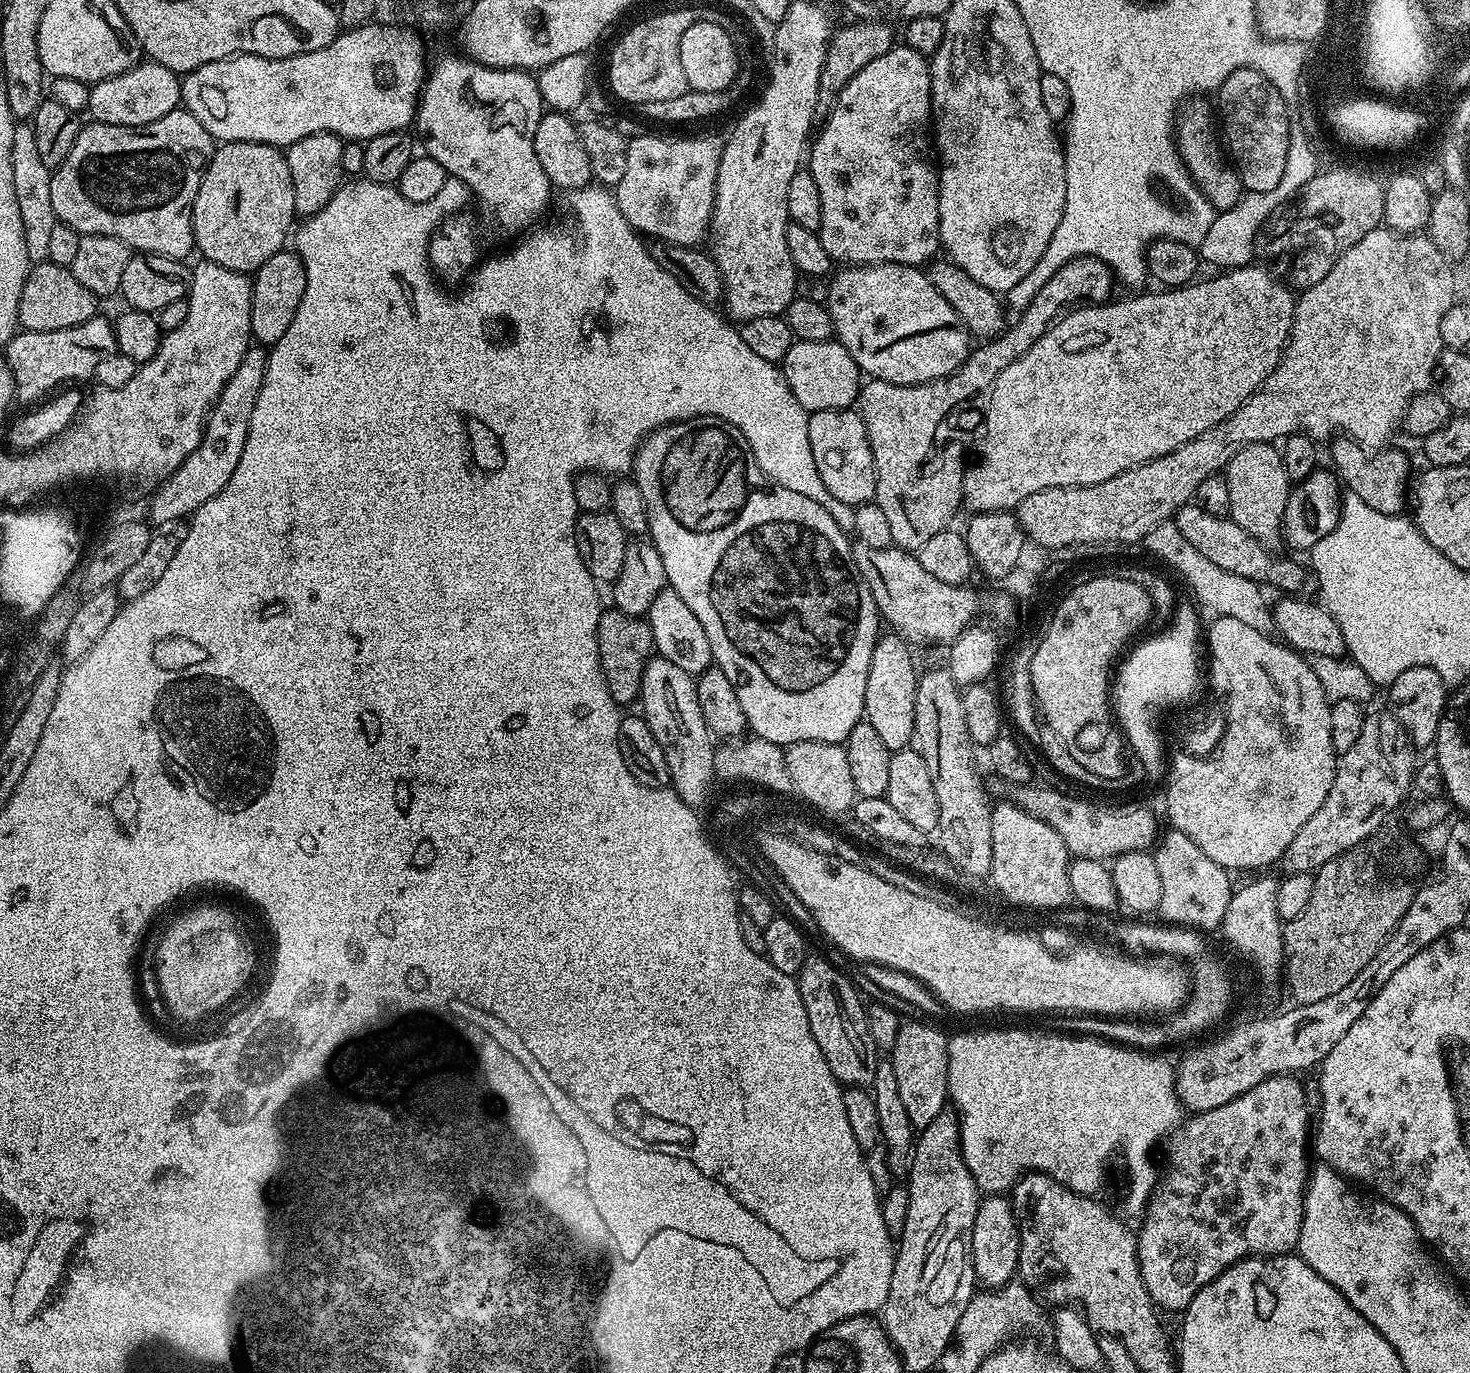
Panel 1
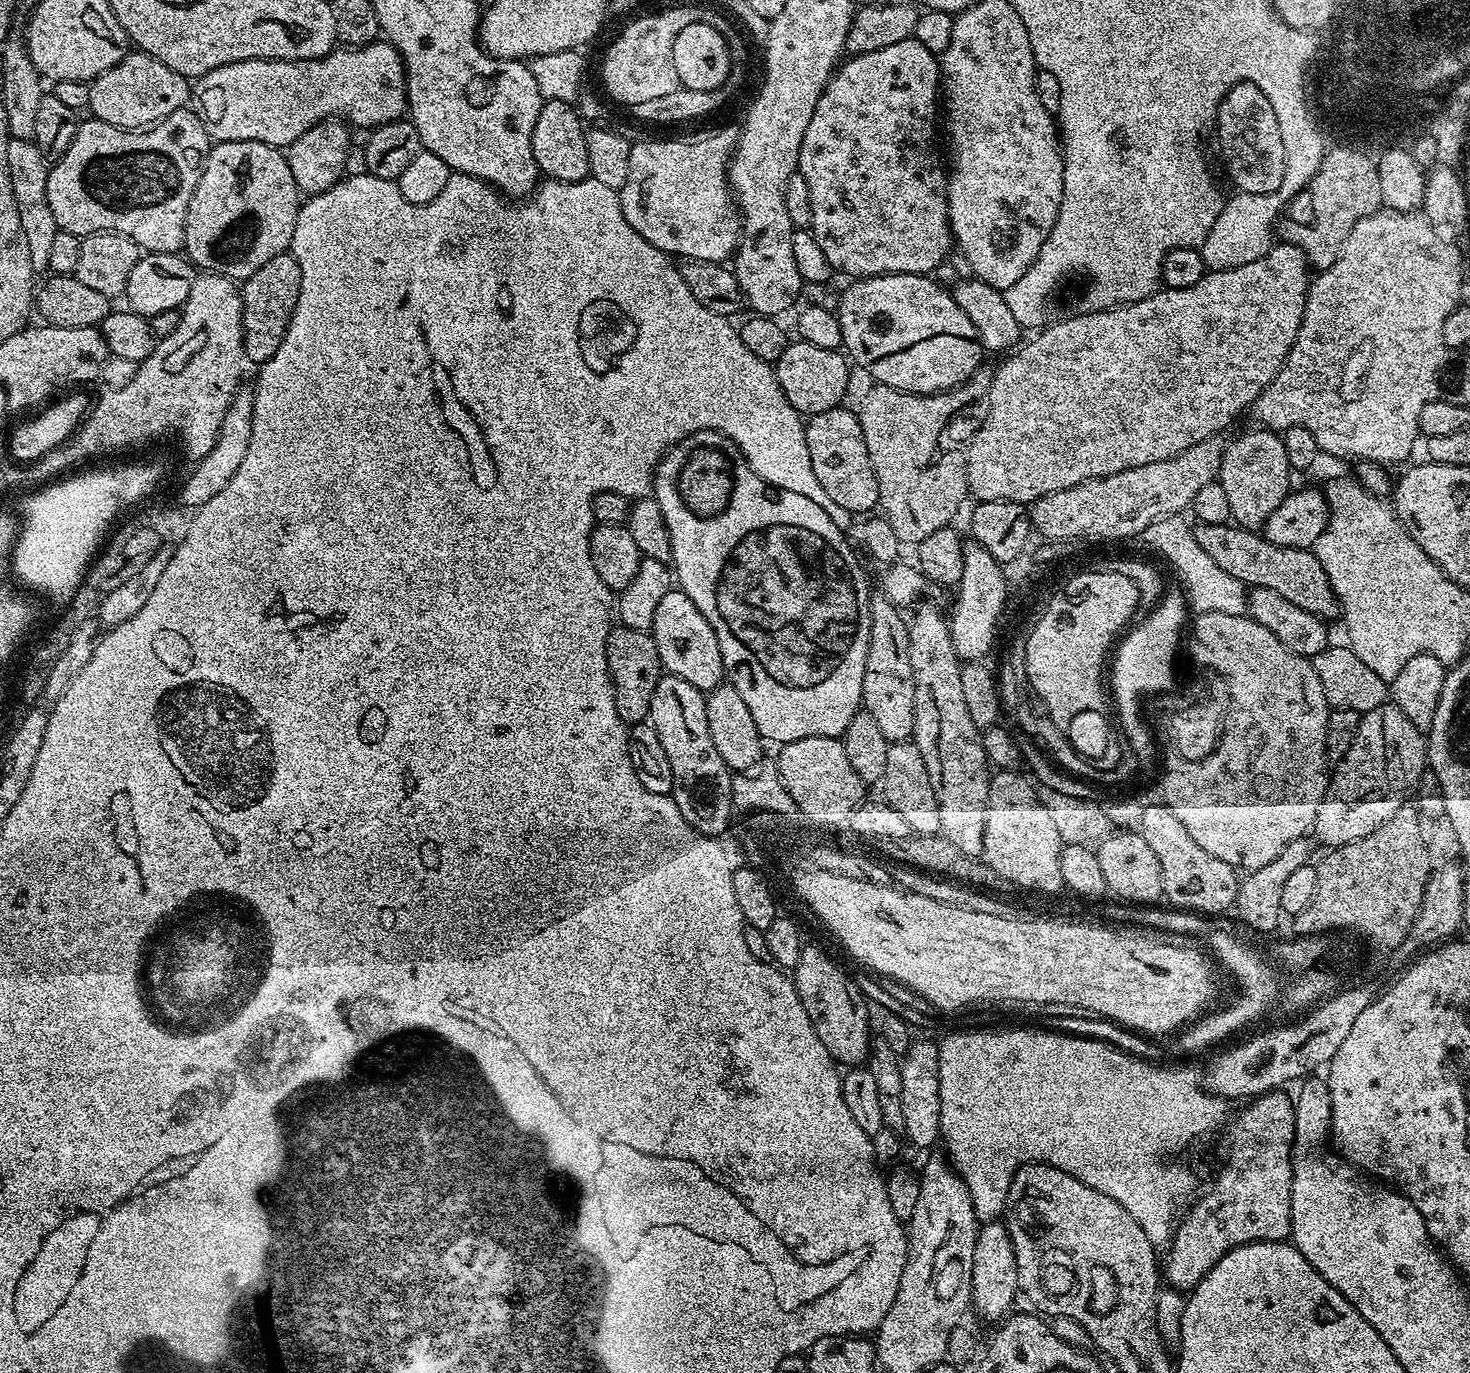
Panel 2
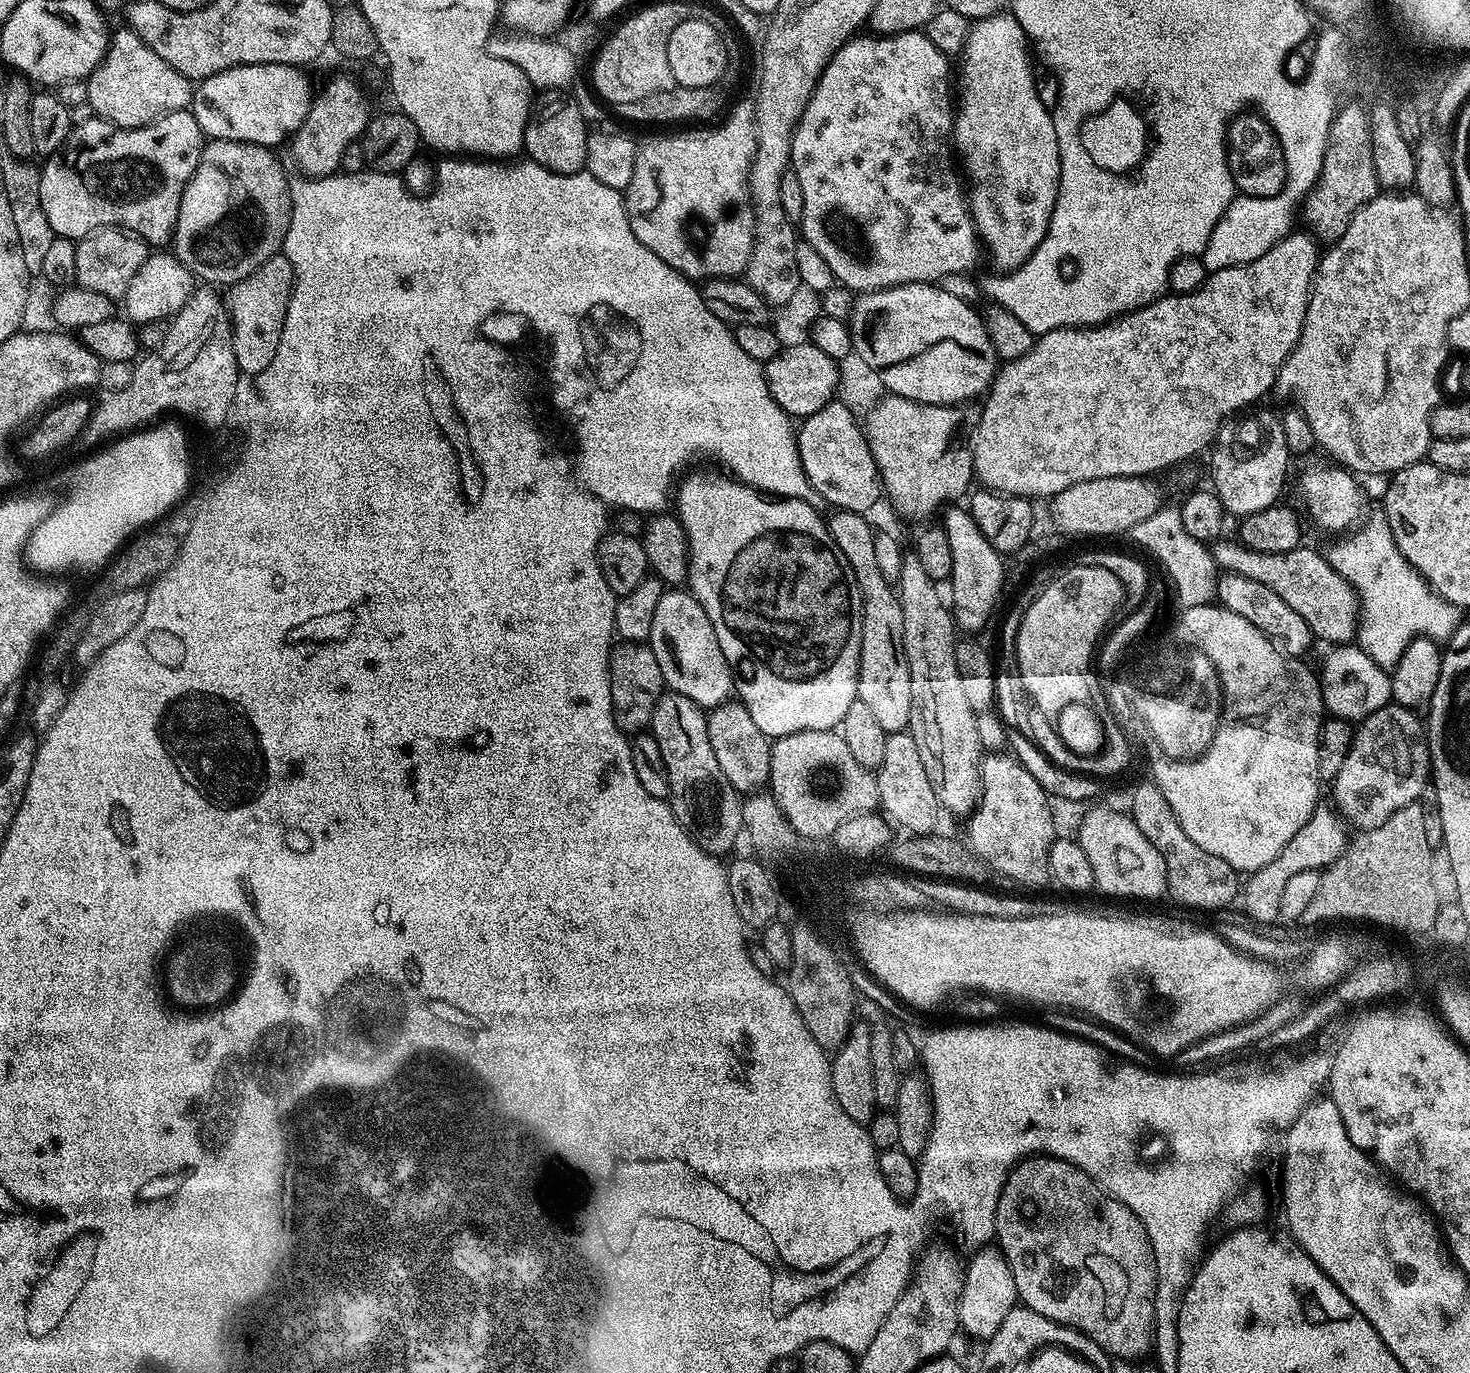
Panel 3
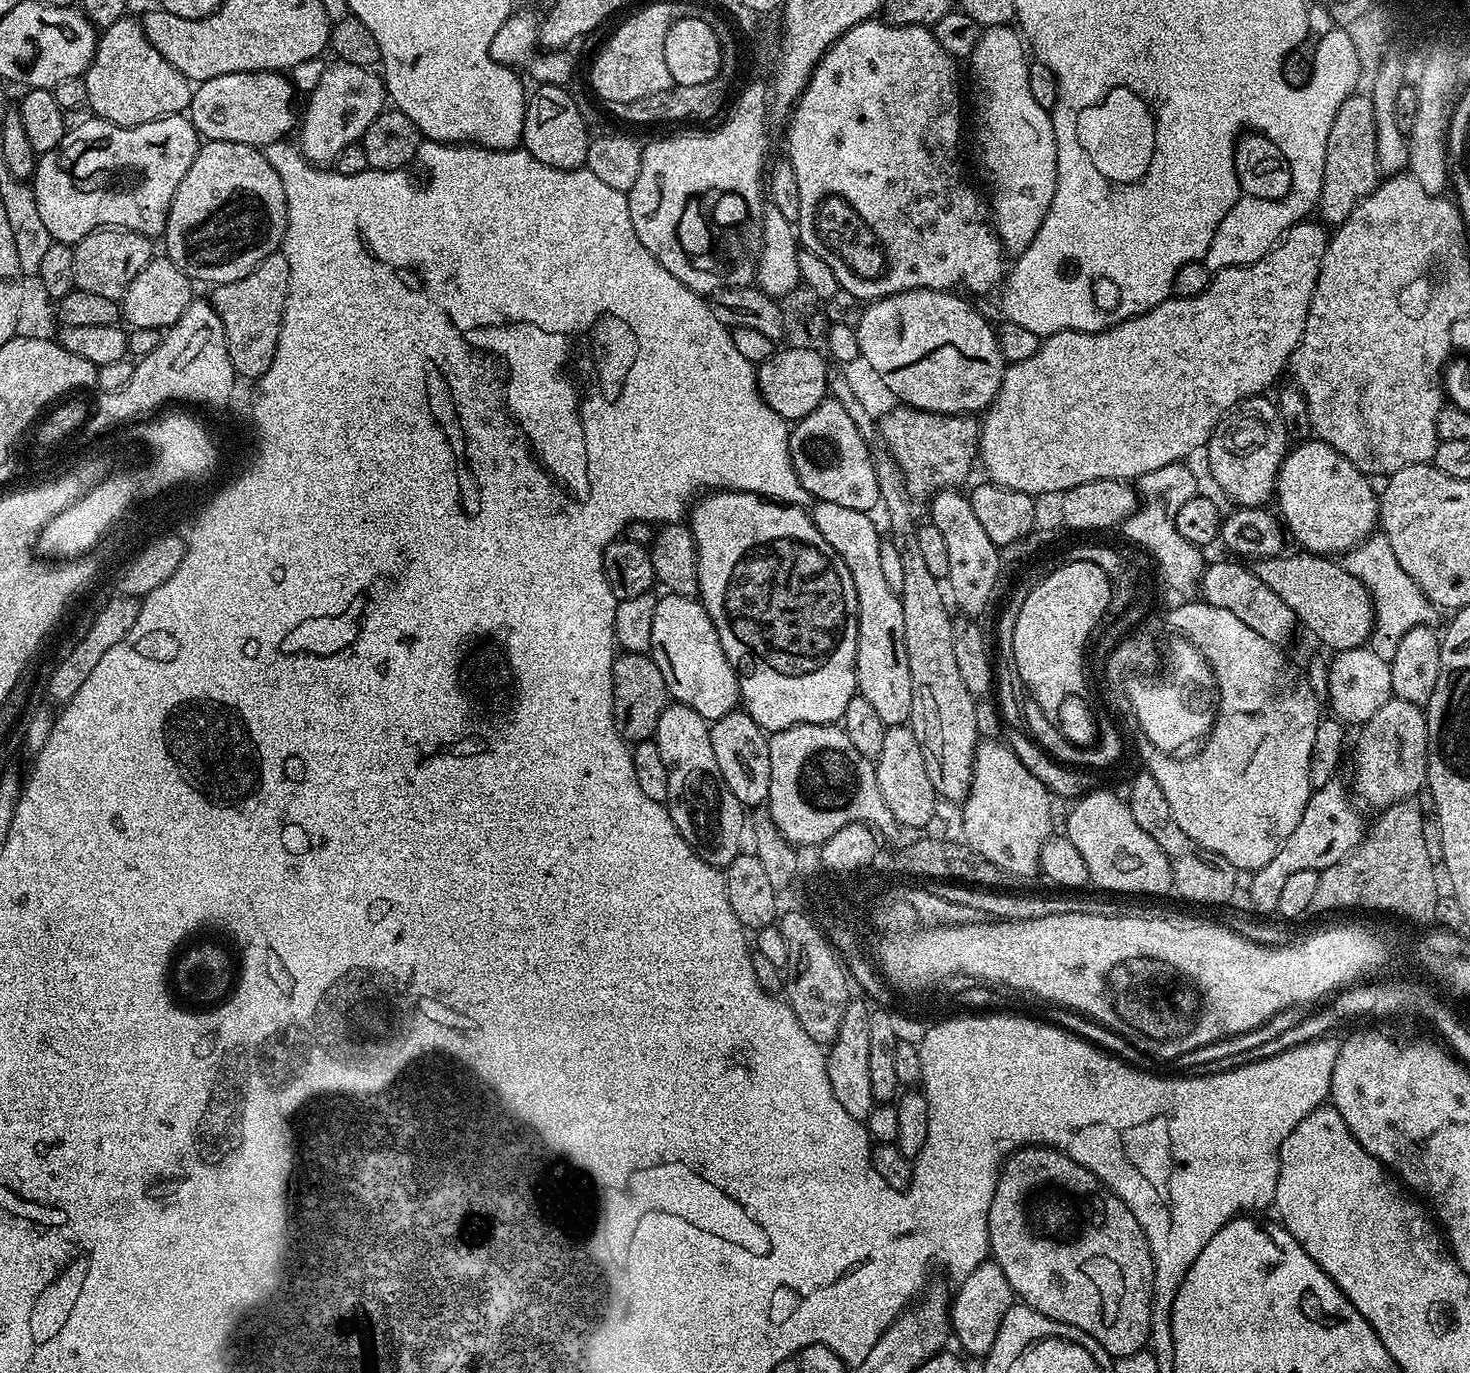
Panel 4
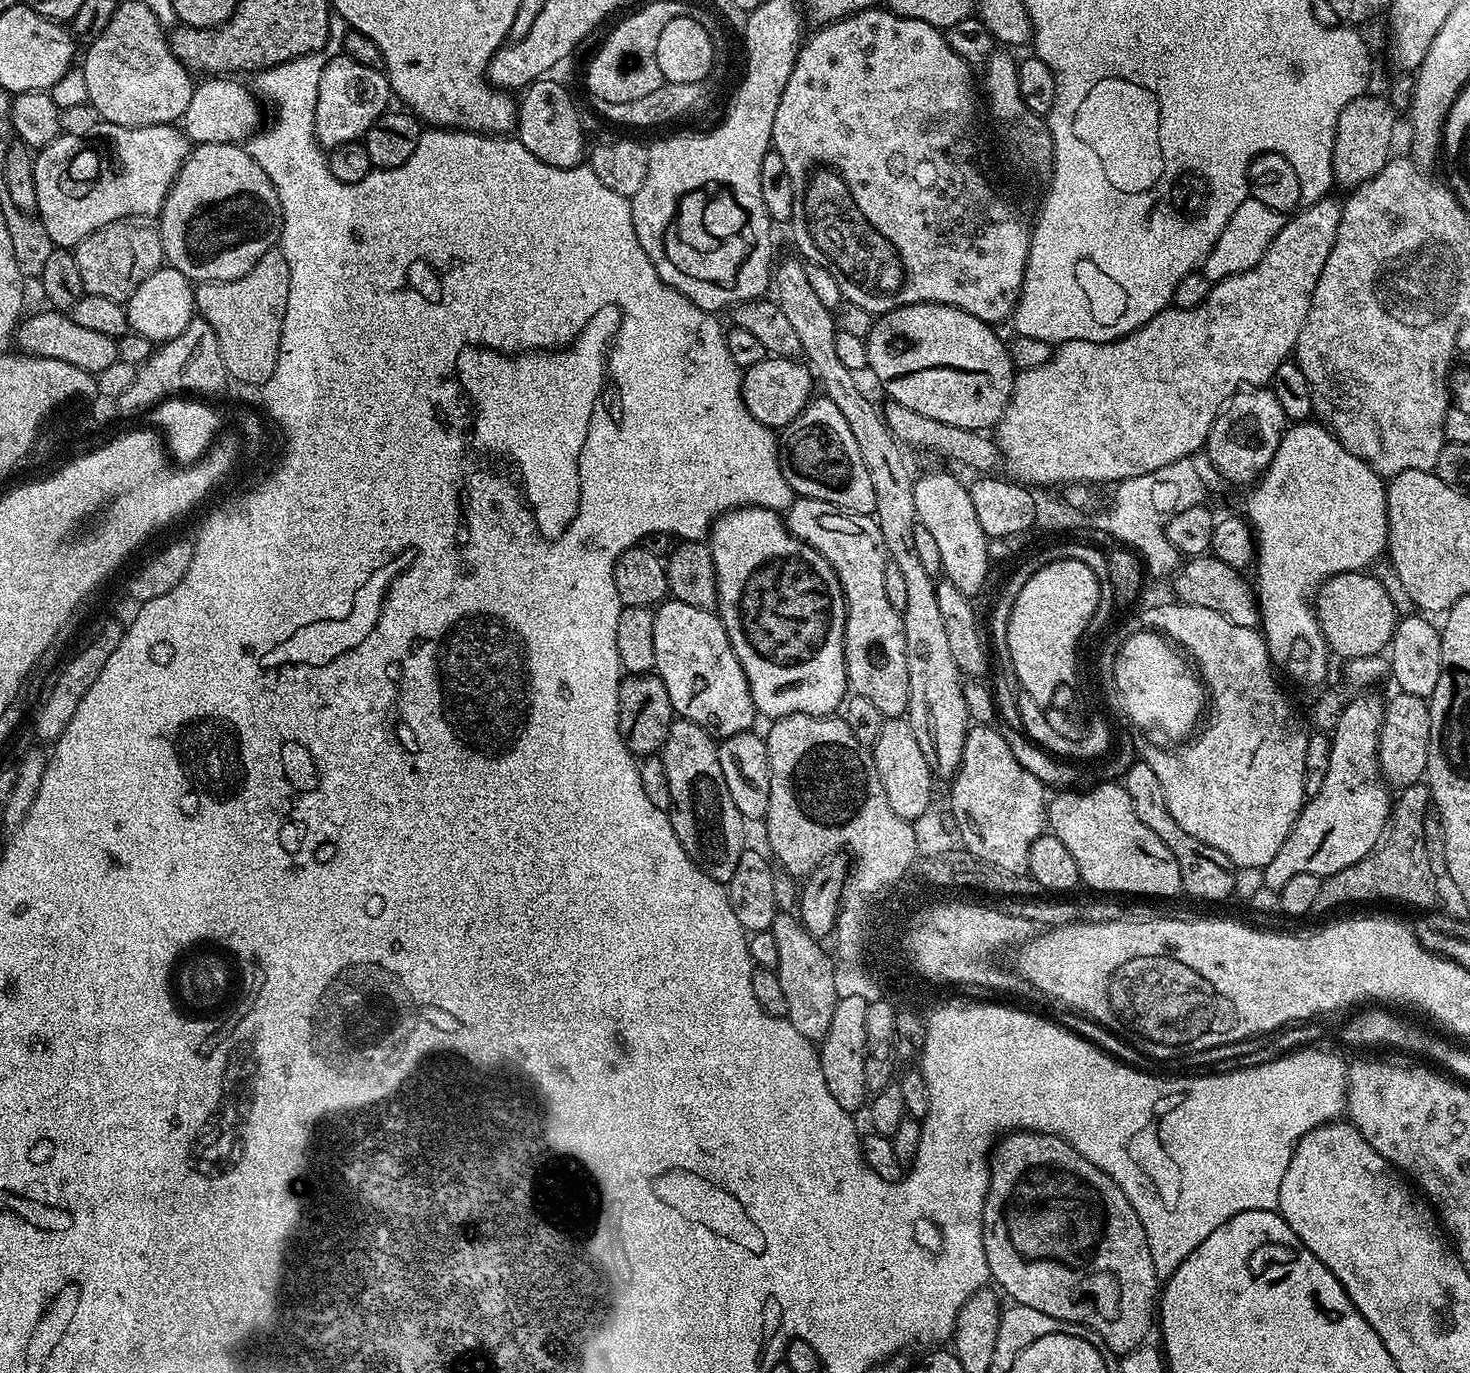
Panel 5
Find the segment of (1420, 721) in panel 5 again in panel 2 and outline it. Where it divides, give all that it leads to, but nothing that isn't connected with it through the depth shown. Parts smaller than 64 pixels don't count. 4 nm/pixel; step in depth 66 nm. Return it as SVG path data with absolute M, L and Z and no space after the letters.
M1391 702L1380 704L1377 708L1372 708L1367 713L1361 715L1360 725L1358 726L1358 734L1354 734L1354 742L1350 742L1350 750L1346 750L1346 758L1342 758L1335 765L1334 771L1331 773L1328 781L1328 792L1324 796L1324 800L1318 806L1318 814L1314 825L1314 833L1325 845L1325 849L1331 850L1341 848L1350 842L1358 842L1358 838L1366 838L1366 834L1374 834L1374 830L1378 830L1378 826L1382 826L1382 822L1386 822L1390 818L1394 818L1394 814L1399 808L1405 807L1409 803L1408 795L1415 793L1419 786L1419 779L1426 769L1426 761L1428 759L1428 749L1426 747L1425 733L1418 730L1418 726L1414 726L1414 722L1410 722L1410 718L1406 718L1406 714L1402 714L1402 710L1398 710L1396 705Z

